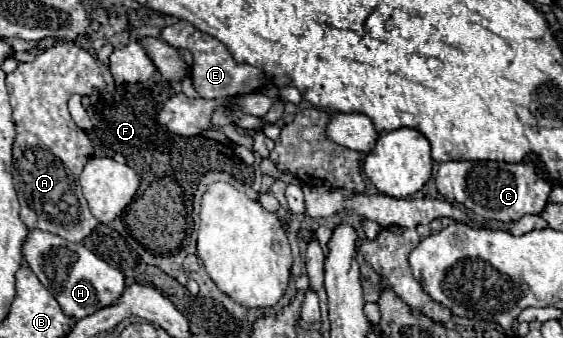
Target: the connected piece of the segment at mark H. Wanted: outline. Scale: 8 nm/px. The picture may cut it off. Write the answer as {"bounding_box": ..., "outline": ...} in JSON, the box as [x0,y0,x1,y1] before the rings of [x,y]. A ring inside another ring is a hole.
{"bounding_box":[23,230,125,320],"outline":[[[31,230],[25,240],[23,254],[41,284],[55,296],[65,316],[71,316],[75,320],[81,320],[93,312],[99,312],[101,308],[117,304],[125,290],[125,278],[117,268],[97,258],[83,244],[69,242],[55,234]]]}

